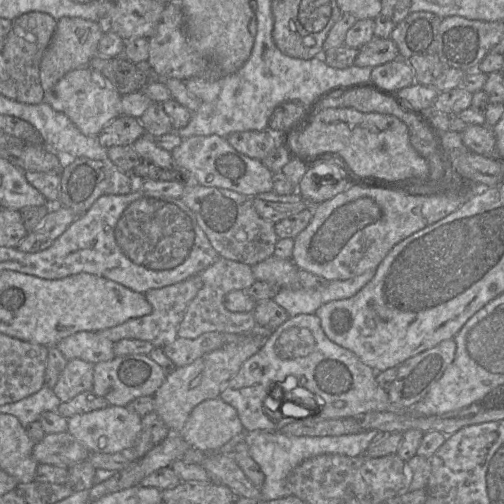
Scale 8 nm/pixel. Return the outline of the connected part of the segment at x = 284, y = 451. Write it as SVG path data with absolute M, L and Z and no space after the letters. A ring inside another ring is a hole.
M364 430L357 434L341 436L293 436L273 431L252 431L242 436L249 448L249 455L265 475L260 488L261 500L270 501L288 496L288 476L303 461L323 455L338 454L349 457L362 455L371 446L370 442L378 430Z

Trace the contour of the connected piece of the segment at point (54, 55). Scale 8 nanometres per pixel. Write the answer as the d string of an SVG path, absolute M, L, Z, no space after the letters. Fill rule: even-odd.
M63 17L57 21L56 31L45 51L40 64L40 82L45 92L50 91L67 73L88 66L97 55L100 39L105 33L105 26L78 17Z

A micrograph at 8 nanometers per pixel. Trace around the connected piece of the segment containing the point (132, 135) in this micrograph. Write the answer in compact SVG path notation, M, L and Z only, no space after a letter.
M120 115L104 126L97 137L101 146L108 149L112 146L132 145L145 133L139 119Z

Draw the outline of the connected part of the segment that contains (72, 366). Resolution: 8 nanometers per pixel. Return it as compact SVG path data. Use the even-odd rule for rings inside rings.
M81 359L67 361L52 389L61 402L67 402L81 392L92 390L94 365Z

